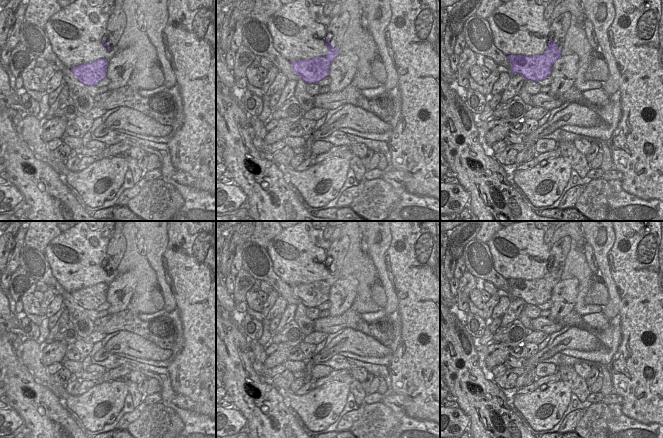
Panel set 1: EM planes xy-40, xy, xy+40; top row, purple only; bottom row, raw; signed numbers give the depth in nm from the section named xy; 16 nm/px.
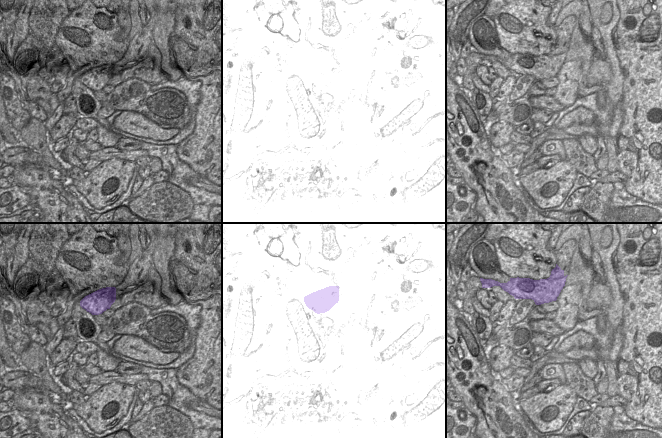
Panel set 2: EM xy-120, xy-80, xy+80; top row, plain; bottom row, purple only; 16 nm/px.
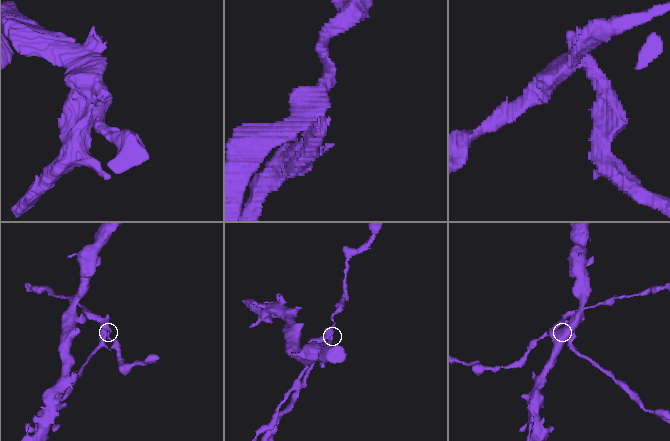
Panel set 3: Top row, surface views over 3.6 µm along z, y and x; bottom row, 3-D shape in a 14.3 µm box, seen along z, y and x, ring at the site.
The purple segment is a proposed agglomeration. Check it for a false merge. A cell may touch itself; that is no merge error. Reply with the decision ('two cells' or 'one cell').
two cells

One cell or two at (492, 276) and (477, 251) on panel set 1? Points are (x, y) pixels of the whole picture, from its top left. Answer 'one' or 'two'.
one

